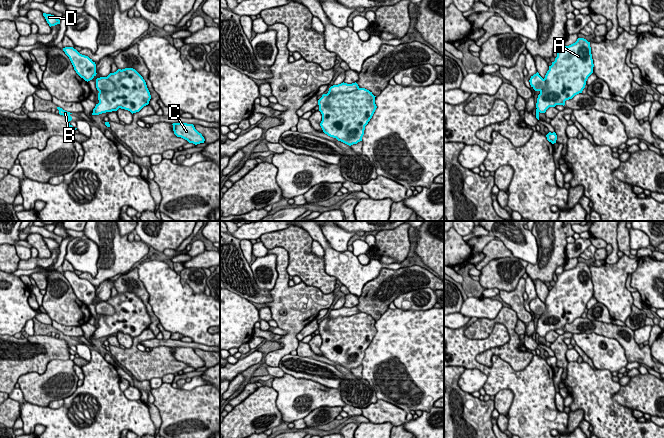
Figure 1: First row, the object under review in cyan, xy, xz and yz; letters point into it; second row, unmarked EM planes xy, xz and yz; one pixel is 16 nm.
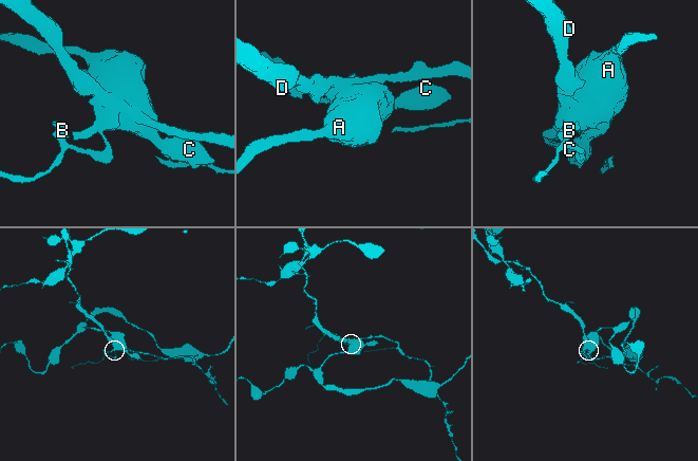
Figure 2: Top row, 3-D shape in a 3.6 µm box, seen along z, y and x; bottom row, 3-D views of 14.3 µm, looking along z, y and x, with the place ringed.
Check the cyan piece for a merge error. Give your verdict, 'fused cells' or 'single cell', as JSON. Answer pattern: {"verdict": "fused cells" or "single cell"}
{"verdict": "fused cells"}

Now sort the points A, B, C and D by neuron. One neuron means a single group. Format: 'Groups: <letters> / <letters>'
Groups: A C / B D

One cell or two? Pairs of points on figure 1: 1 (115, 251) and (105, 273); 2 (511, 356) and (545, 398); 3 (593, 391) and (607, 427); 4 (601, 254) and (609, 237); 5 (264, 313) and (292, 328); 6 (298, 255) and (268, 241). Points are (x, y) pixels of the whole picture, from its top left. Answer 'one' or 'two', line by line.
1: one
2: two
3: one
4: two
5: two
6: one

